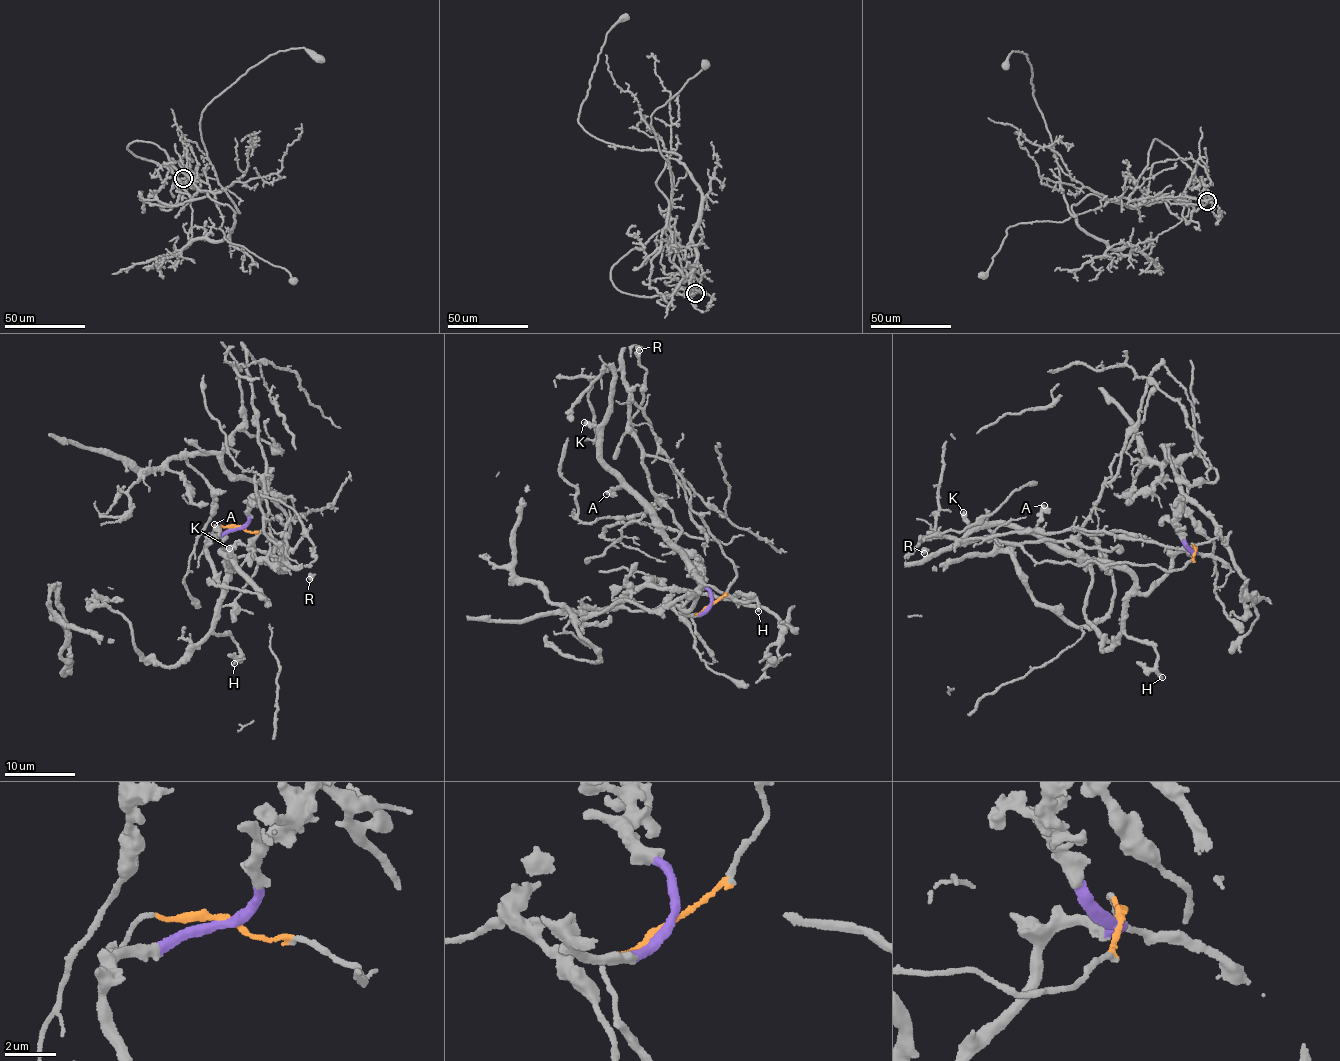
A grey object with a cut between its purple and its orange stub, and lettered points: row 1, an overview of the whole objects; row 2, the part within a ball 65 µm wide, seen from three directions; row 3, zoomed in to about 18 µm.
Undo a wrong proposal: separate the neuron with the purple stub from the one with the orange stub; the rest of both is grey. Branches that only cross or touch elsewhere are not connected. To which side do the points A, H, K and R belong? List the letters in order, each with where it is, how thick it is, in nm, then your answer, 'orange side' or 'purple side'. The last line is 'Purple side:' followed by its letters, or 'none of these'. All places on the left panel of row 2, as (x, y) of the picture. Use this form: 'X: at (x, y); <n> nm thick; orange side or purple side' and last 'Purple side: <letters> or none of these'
A: at (214, 524); 360 nm thick; purple side
H: at (234, 663); 190 nm thick; purple side
K: at (229, 548); 480 nm thick; purple side
R: at (309, 579); 500 nm thick; orange side
Purple side: A, H, K

